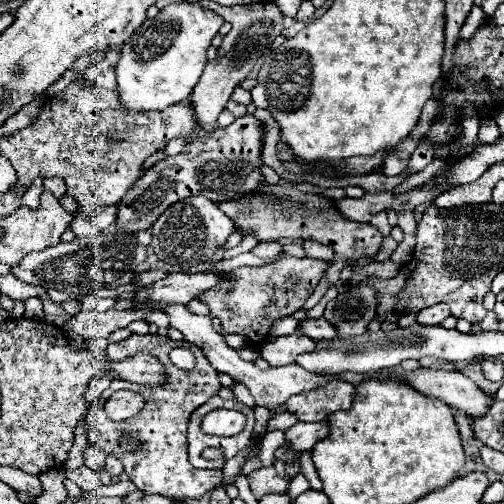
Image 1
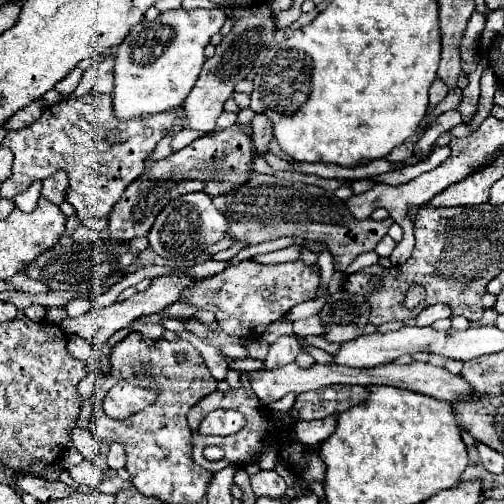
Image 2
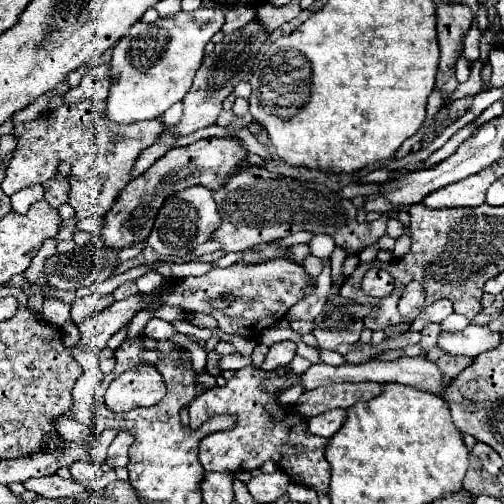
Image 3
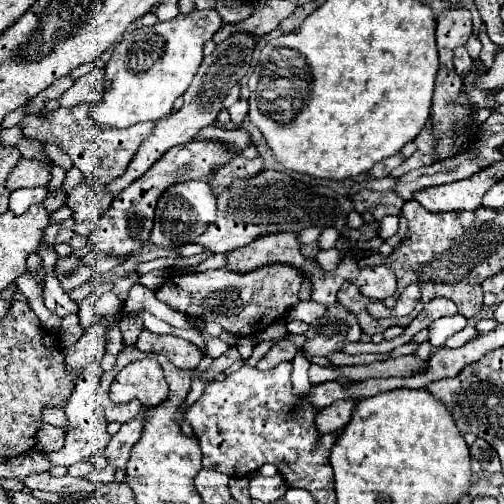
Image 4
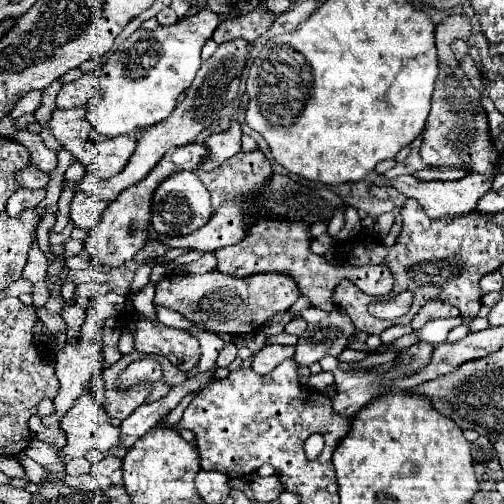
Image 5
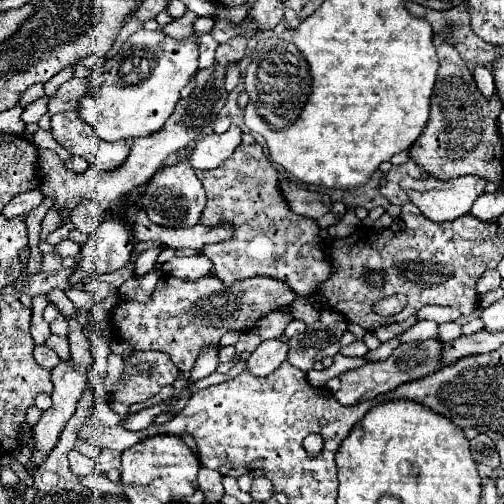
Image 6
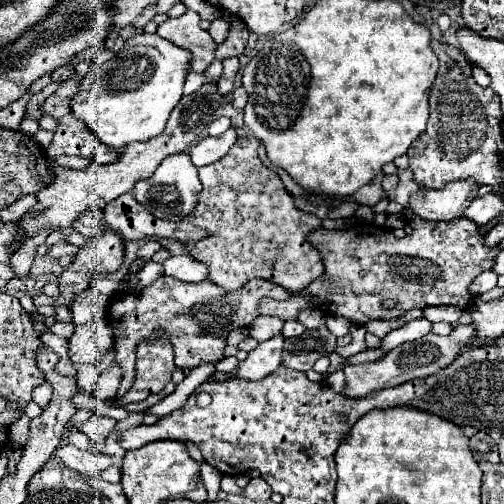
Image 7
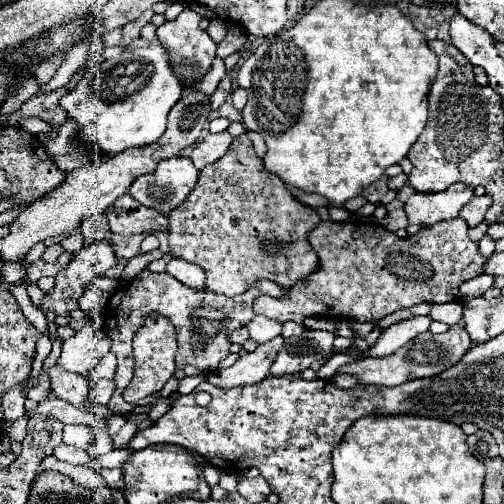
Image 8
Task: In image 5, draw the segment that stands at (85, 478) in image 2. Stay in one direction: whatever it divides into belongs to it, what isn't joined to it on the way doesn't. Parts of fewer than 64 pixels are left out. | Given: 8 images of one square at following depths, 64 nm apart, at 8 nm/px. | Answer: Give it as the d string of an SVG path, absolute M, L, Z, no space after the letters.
M74 458L74 460L70 460L68 464L66 464L66 472L70 474L70 476L80 476L80 474L88 474L90 472L90 460L86 460L86 458Z

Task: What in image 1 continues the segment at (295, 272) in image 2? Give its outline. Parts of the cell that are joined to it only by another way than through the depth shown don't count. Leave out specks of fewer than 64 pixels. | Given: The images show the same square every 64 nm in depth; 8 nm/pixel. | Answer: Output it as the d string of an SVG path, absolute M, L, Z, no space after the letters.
M284 256L270 266L236 268L232 276L226 276L220 282L220 286L202 292L200 300L210 306L212 314L218 314L226 334L242 334L250 342L260 342L268 336L268 330L274 324L274 320L290 316L304 306L304 302L314 292L328 266L328 262L314 258Z

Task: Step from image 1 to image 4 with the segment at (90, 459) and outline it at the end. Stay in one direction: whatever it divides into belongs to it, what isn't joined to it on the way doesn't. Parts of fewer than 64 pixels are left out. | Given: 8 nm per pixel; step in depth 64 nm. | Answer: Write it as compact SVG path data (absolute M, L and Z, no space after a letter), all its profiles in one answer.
M46 408L42 420L44 420L46 424L52 424L52 426L56 426L56 428L68 432L68 420L66 420L66 414L64 414L62 408L52 408L52 410Z

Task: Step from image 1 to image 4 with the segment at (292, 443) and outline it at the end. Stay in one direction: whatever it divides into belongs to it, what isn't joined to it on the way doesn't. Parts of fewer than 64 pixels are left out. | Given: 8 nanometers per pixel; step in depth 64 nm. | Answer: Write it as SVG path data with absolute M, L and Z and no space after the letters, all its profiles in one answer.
M338 400L336 404L332 404L332 406L324 408L322 412L318 412L316 430L320 434L340 432L348 424L354 404L356 404L356 400Z

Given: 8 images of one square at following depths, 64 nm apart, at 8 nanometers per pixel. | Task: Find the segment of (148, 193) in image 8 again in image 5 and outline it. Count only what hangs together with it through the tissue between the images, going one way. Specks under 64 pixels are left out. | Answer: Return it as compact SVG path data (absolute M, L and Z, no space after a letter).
M178 172L164 180L152 200L152 228L162 236L186 236L202 228L212 218L210 192L194 172Z

